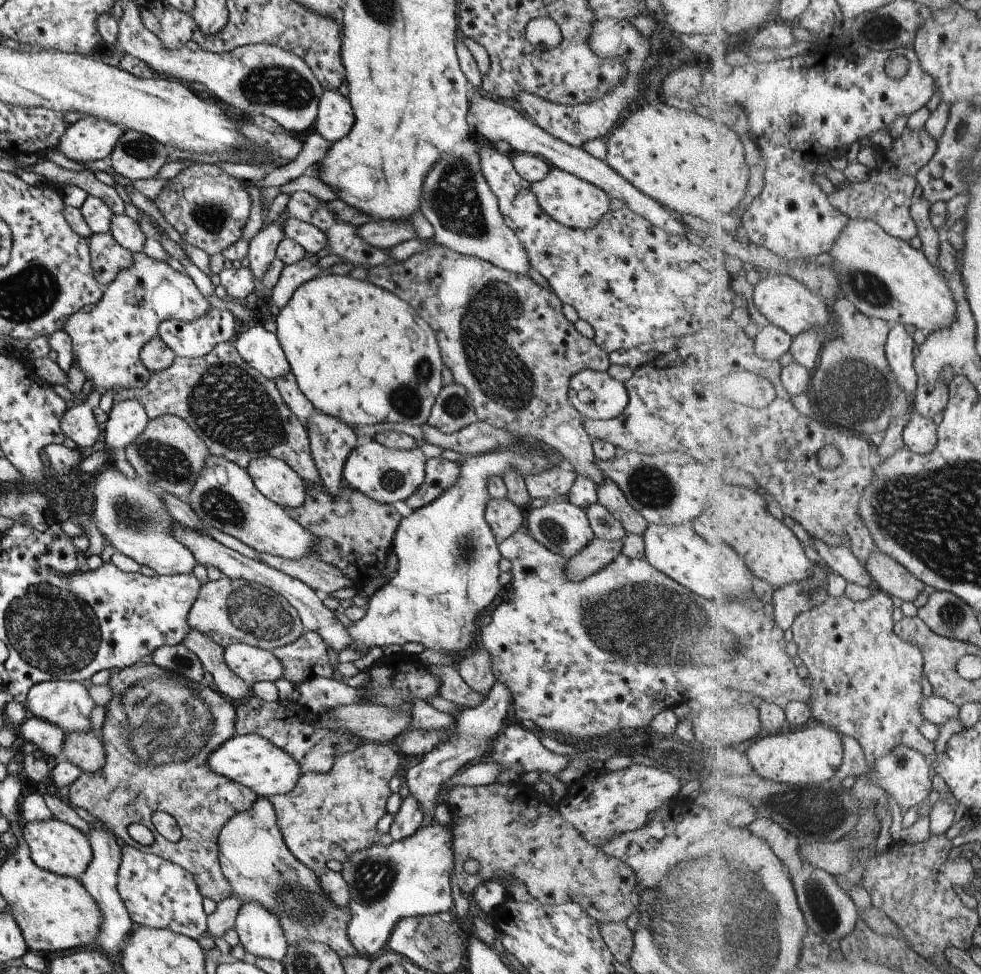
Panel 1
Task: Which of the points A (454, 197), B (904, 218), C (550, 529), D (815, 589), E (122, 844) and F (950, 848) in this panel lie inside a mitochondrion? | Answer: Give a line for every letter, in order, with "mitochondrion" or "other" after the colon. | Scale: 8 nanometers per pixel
A: mitochondrion
B: other
C: mitochondrion
D: mitochondrion
E: other
F: other

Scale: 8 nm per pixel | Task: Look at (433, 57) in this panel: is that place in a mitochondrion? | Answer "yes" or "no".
no

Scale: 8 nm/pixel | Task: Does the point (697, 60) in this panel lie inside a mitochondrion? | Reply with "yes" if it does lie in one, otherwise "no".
no

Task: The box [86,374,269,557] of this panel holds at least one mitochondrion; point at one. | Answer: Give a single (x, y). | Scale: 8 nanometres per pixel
(163, 461)

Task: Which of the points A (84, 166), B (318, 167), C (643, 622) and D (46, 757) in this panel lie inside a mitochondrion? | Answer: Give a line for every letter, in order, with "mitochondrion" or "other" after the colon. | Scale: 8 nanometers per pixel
A: other
B: other
C: mitochondrion
D: other

